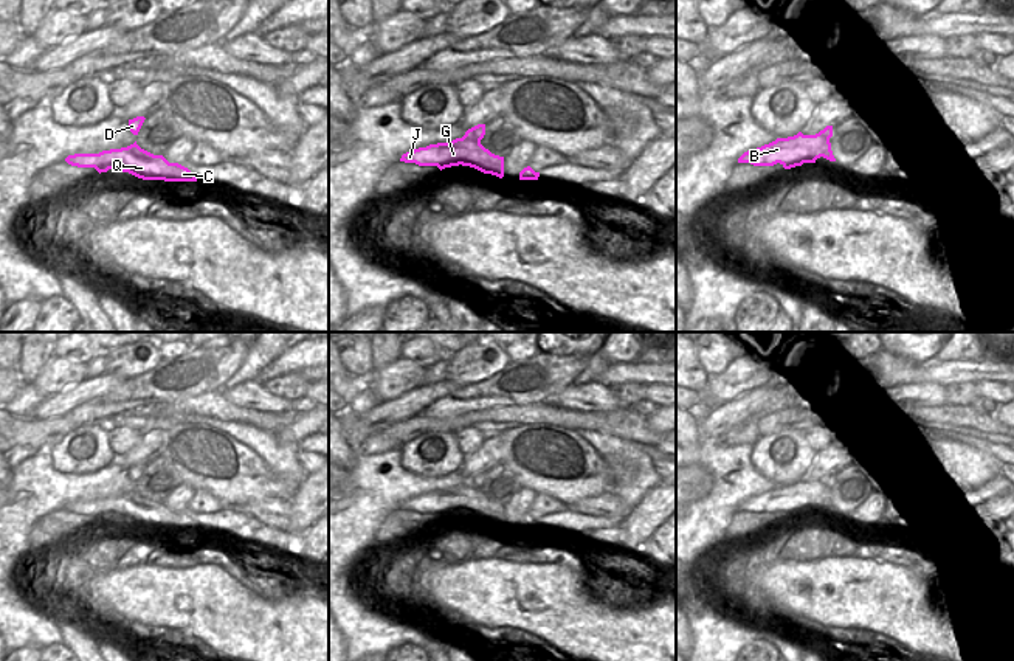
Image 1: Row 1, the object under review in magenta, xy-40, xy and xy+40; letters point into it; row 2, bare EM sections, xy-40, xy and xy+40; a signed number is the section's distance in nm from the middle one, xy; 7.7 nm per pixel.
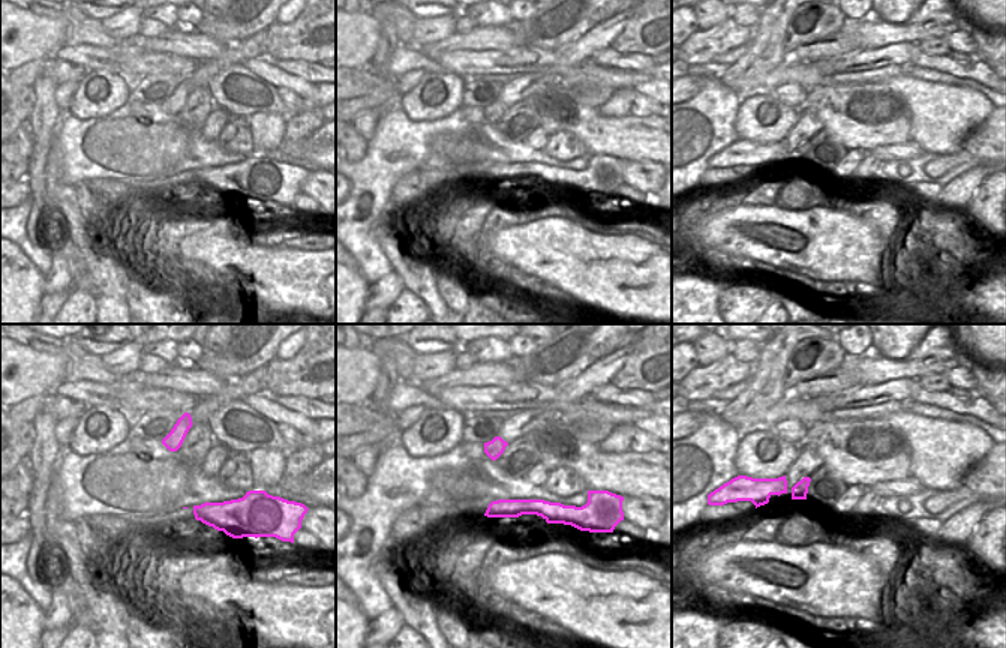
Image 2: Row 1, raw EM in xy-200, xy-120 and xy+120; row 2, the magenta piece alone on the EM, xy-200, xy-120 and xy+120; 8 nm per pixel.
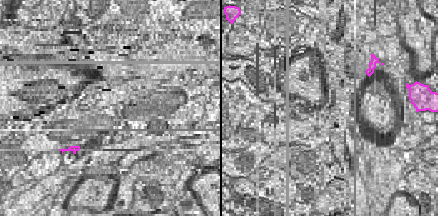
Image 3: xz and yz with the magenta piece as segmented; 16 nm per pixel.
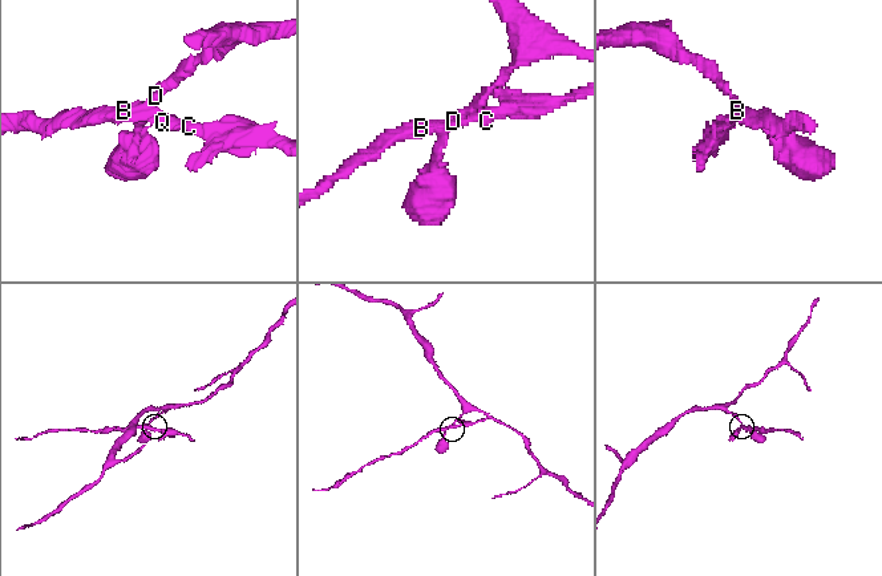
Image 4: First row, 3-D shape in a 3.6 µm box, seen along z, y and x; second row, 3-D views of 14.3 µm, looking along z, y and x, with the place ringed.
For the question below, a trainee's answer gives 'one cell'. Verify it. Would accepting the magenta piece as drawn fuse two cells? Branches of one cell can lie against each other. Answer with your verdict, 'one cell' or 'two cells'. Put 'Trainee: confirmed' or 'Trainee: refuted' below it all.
two cells
Trainee: refuted

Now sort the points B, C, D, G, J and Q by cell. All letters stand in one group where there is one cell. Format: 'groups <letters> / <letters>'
groups B C G J Q / D

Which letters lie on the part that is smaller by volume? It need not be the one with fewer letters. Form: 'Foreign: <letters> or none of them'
Foreign: B, C, G, J, Q

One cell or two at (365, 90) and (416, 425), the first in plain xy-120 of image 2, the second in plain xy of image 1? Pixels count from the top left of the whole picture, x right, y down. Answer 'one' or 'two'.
one

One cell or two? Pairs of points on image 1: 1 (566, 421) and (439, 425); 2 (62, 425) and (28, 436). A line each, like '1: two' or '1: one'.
1: one
2: one

